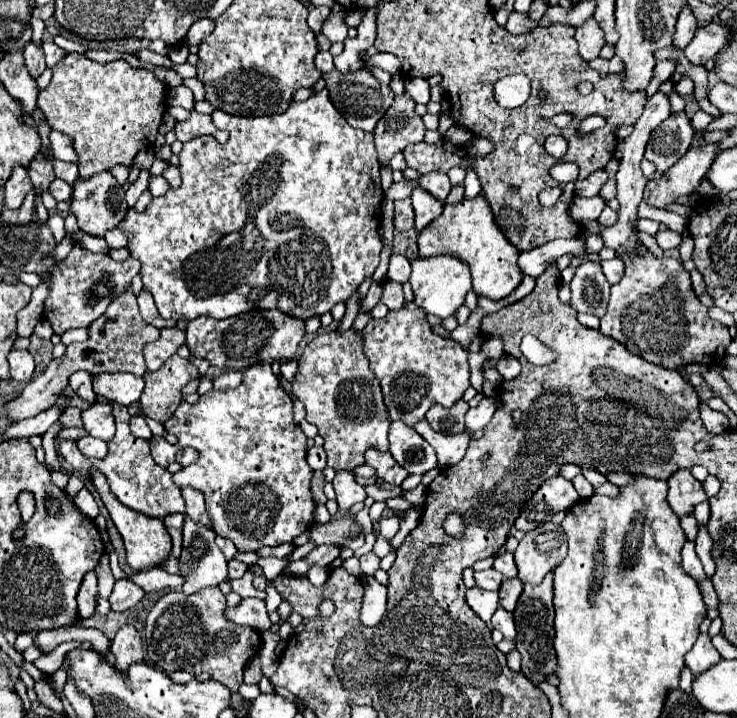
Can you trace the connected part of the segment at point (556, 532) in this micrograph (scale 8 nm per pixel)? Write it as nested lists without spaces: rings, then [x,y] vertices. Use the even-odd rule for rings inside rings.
[[[546,523],[544,527],[528,531],[514,551],[518,577],[524,583],[538,585],[566,557],[566,549],[566,535],[560,525]]]

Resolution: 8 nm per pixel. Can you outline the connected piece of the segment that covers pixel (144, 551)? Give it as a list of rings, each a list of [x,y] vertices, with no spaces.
[[[92,473],[92,483],[96,487],[96,491],[100,493],[102,497],[102,503],[106,505],[114,525],[118,527],[122,539],[124,539],[124,547],[126,547],[126,561],[132,569],[136,571],[144,571],[144,569],[154,569],[154,567],[160,567],[162,563],[168,561],[170,557],[170,535],[166,533],[166,527],[162,525],[160,519],[154,519],[154,517],[146,517],[138,511],[130,511],[128,507],[124,507],[112,493],[110,493],[110,487],[108,487],[108,481],[106,477],[102,477],[102,473]]]

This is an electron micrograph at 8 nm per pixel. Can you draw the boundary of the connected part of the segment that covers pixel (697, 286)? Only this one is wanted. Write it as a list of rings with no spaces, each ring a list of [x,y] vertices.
[[[692,269],[692,271],[690,271],[690,277],[692,277],[692,287],[694,287],[694,293],[698,295],[698,299],[700,299],[706,307],[712,307],[714,301],[712,301],[712,297],[706,293],[706,285],[704,285],[702,273],[698,273],[696,269]]]

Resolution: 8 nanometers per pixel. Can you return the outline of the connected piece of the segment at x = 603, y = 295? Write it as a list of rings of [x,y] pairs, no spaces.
[[[594,261],[582,263],[574,273],[570,289],[572,289],[570,297],[572,309],[576,309],[578,313],[592,313],[596,317],[606,315],[610,283],[602,273],[600,263]]]

